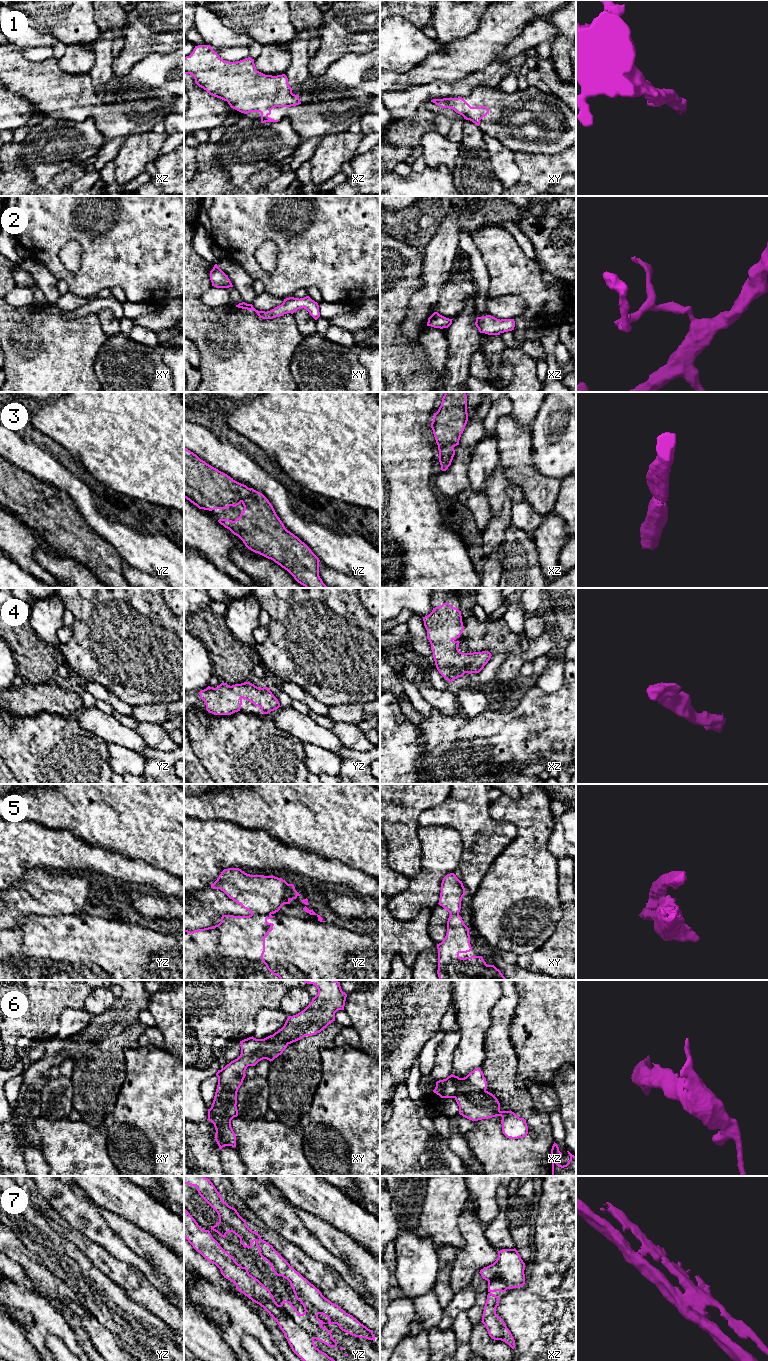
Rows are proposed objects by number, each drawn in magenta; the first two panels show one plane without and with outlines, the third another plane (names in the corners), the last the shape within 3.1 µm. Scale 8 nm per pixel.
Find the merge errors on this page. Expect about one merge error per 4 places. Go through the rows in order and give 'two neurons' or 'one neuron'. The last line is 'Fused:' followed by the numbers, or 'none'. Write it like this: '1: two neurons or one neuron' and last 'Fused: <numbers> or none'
1: one neuron
2: one neuron
3: one neuron
4: one neuron
5: two neurons
6: one neuron
7: two neurons
Fused: 5, 7

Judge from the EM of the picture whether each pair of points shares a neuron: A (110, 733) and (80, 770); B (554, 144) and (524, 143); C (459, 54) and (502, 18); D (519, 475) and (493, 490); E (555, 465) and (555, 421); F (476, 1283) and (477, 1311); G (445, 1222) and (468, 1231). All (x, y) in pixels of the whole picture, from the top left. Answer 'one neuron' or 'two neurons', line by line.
A: two neurons
B: one neuron
C: one neuron
D: two neurons
E: one neuron
F: one neuron
G: two neurons

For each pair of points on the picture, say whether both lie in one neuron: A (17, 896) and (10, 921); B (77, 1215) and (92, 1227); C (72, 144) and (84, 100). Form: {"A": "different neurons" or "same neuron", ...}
{"A": "same neuron", "B": "same neuron", "C": "different neurons"}

